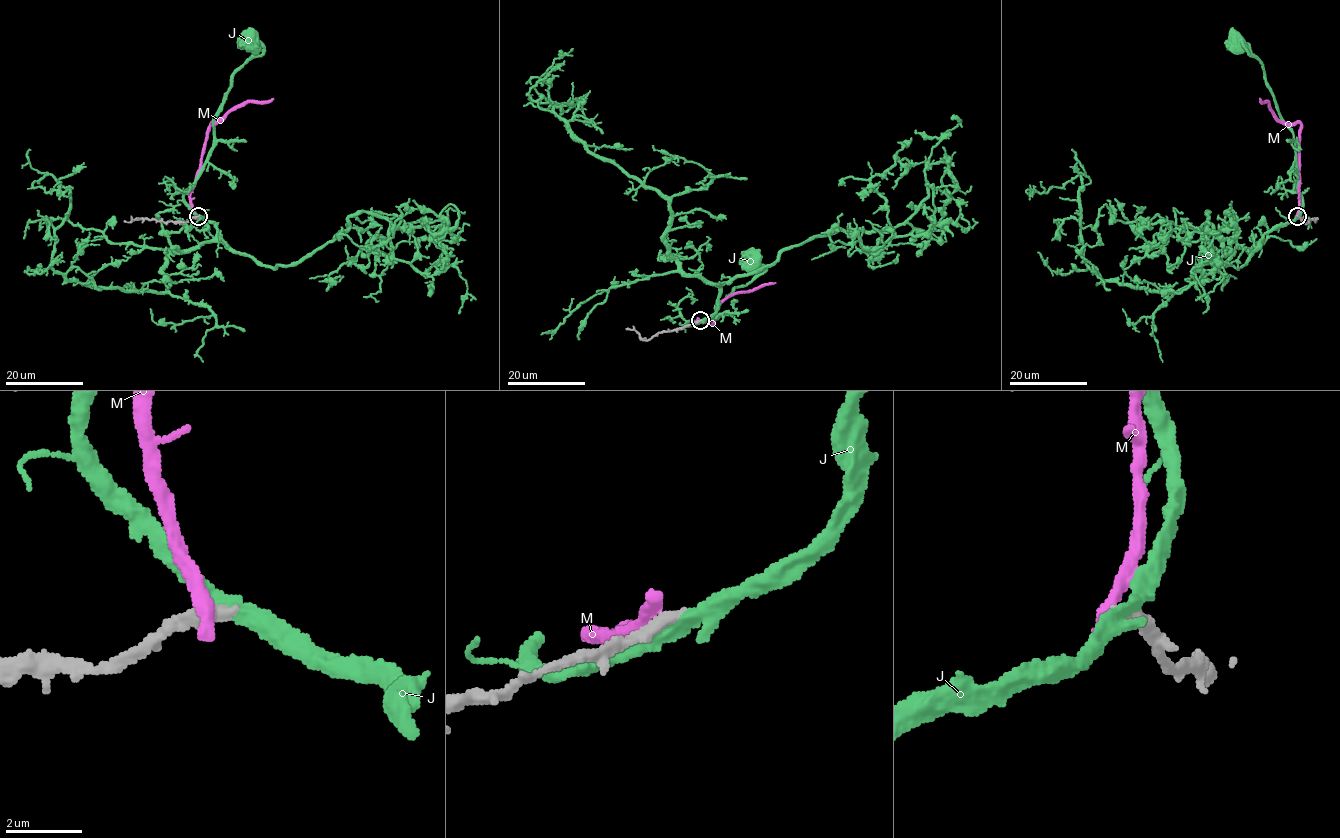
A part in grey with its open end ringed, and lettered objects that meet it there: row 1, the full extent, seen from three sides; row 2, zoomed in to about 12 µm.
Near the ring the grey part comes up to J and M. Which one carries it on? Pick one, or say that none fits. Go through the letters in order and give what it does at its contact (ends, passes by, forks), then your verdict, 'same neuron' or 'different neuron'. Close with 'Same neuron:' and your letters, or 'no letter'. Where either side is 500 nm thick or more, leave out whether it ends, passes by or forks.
J: it passes by | different neuron
M: it ends | different neuron
Same neuron: no letter

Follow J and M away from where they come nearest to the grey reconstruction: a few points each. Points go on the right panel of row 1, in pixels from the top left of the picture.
J: (1298, 216), (1302, 204), (1293, 131), (1282, 119), (1268, 86), (1263, 64), (1247, 50), (1238, 50), (1233, 41)
M: (1297, 216), (1301, 125), (1281, 123), (1270, 110), (1267, 101), (1259, 98)

